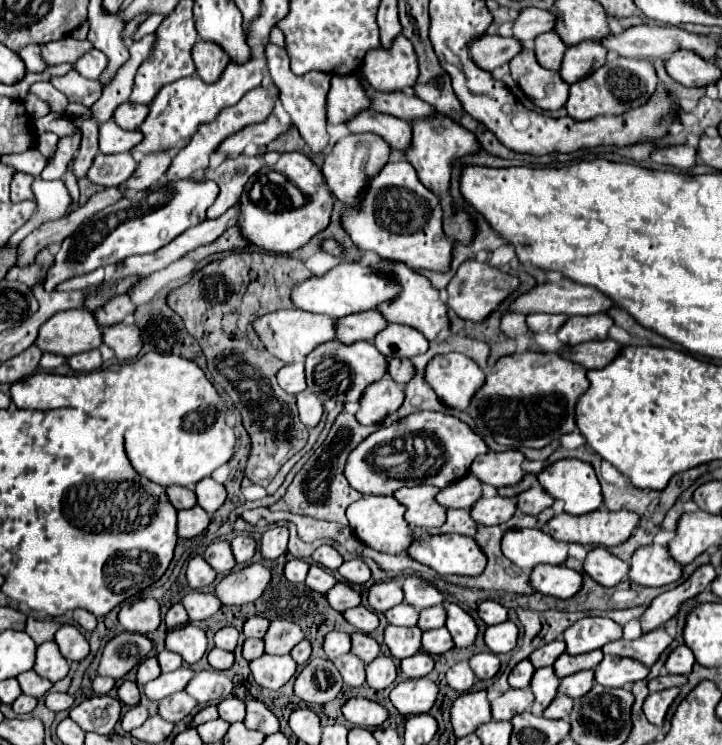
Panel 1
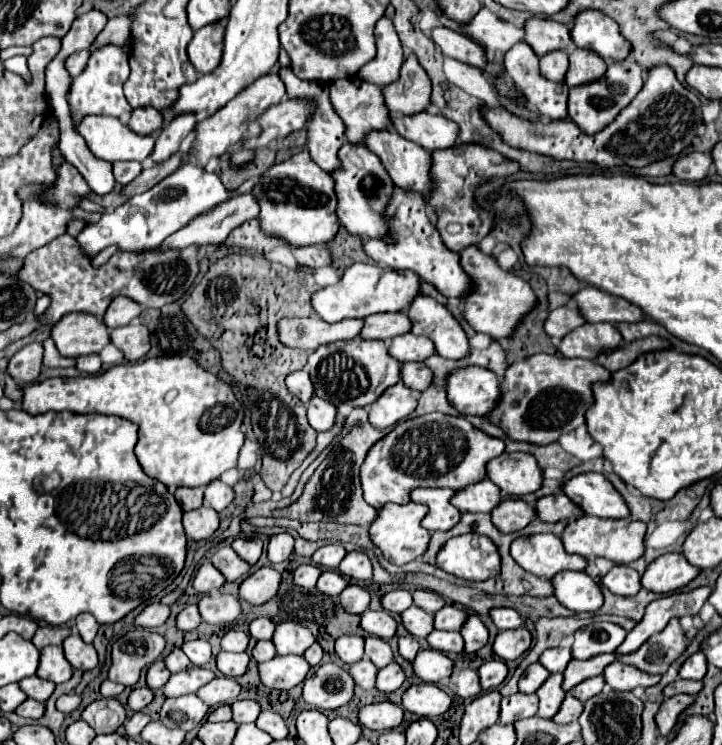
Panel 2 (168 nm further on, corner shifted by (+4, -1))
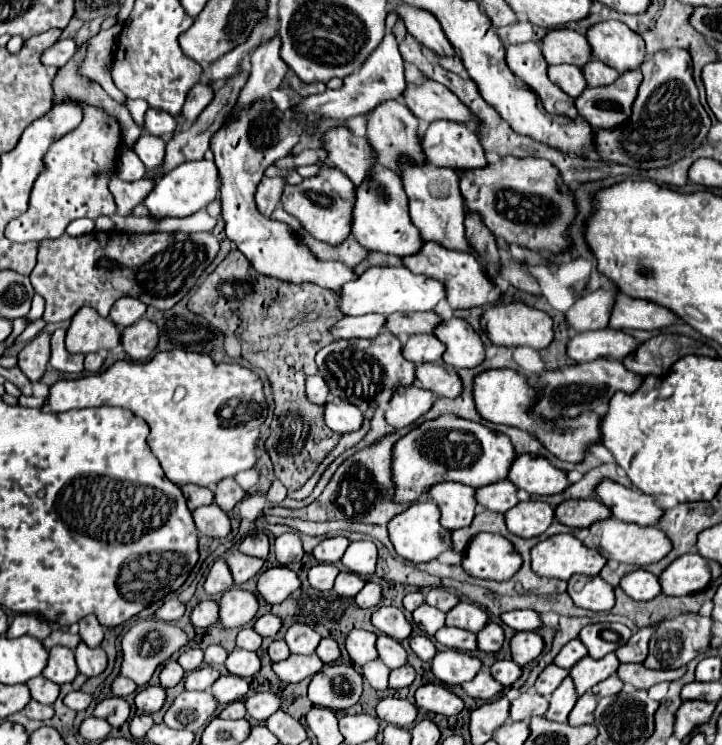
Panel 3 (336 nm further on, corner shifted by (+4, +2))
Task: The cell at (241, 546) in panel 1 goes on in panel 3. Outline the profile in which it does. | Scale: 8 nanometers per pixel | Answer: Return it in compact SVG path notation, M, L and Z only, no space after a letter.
M262 531L252 533L252 535L248 535L248 537L240 543L238 549L240 549L244 555L252 555L252 557L262 557L262 559L266 559L266 555L268 555L268 537L266 537L266 533L262 533Z

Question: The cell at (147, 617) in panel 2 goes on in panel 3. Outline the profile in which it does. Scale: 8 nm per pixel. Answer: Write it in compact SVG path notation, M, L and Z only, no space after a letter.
M168 599L158 611L156 611L156 619L162 621L176 621L186 613L186 603L182 603L180 599Z

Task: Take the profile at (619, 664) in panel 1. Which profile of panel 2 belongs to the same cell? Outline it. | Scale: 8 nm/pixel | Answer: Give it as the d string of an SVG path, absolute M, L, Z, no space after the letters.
M614 660L612 664L608 664L604 668L602 676L604 676L606 684L612 690L632 690L636 686L648 688L648 686L652 686L652 684L656 684L660 680L660 676L646 674L646 672L638 670L636 666L628 666L628 664L622 664L618 660Z

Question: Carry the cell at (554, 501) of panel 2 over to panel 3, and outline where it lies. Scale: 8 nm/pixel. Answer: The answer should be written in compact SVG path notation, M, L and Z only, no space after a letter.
M576 499L576 501L564 501L556 509L556 519L560 523L574 527L574 529L586 529L596 521L610 519L612 513L608 507L604 507L598 499Z

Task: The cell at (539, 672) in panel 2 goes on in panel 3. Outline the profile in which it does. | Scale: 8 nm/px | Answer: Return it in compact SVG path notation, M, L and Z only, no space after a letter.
M552 663L552 665L548 665L548 667L540 673L540 677L538 677L538 681L536 681L536 691L538 691L540 695L544 695L544 697L550 697L550 695L560 687L560 683L564 681L564 677L568 677L568 675L570 675L568 669L560 669L560 667L556 667L556 665Z

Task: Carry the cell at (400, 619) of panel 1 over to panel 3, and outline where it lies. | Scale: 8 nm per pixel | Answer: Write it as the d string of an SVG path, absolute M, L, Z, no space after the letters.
M432 605L418 607L418 609L412 613L412 617L414 617L414 623L416 623L424 633L428 633L430 637L432 637L438 629L444 627L444 619L446 619L446 615L444 615L440 609L432 607Z

